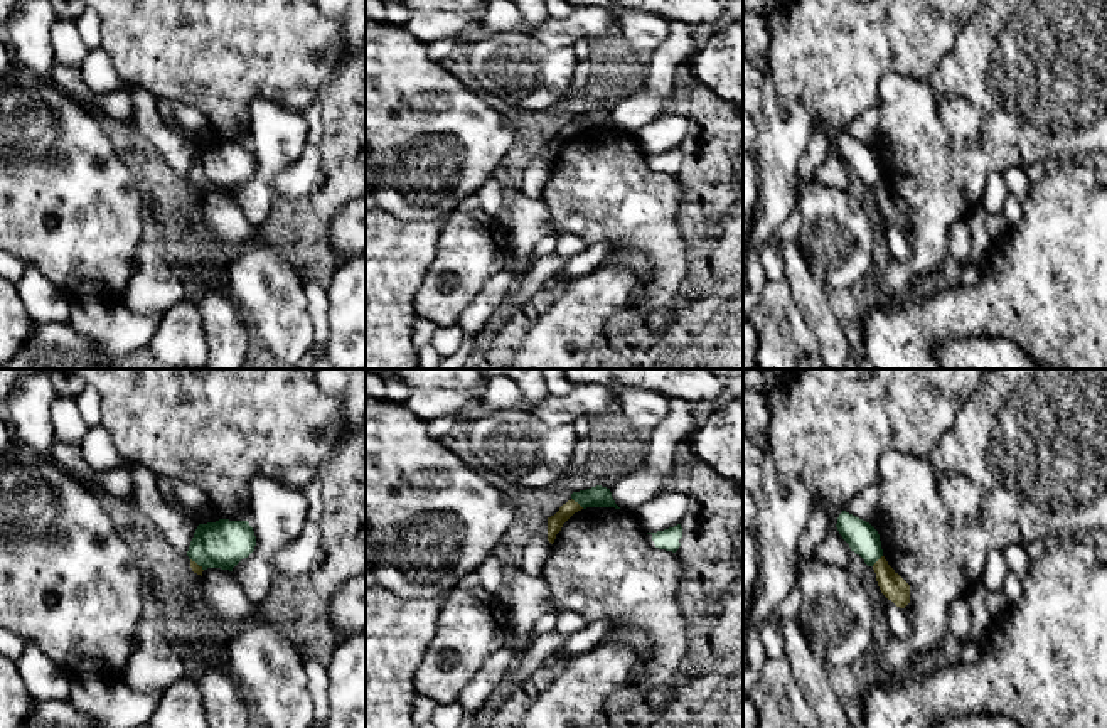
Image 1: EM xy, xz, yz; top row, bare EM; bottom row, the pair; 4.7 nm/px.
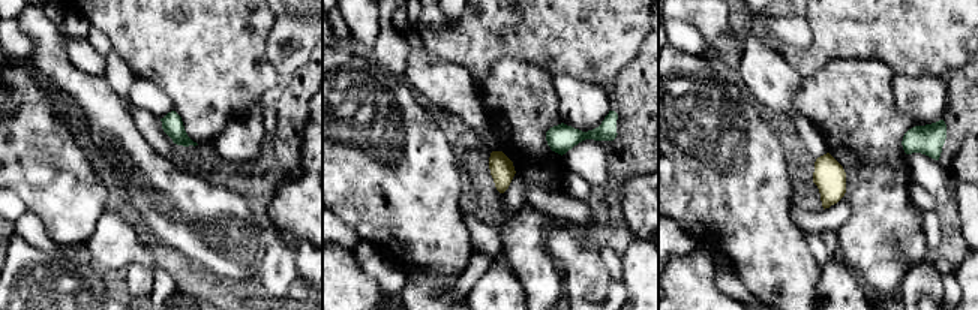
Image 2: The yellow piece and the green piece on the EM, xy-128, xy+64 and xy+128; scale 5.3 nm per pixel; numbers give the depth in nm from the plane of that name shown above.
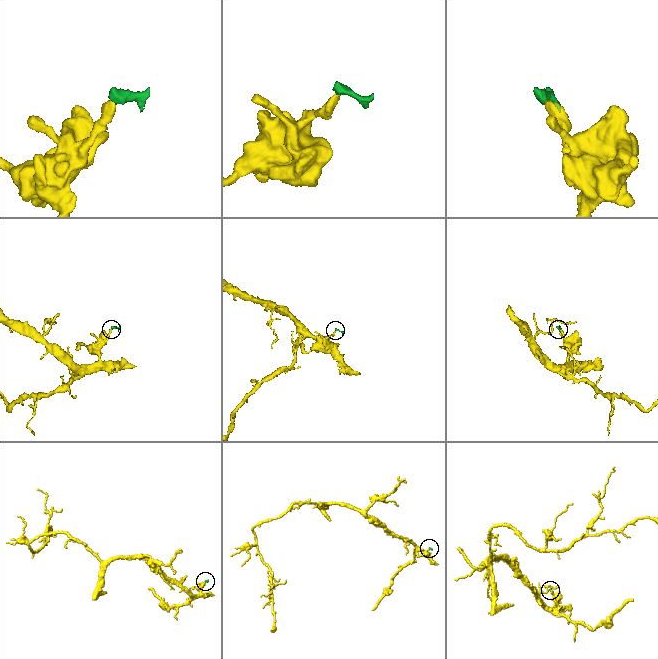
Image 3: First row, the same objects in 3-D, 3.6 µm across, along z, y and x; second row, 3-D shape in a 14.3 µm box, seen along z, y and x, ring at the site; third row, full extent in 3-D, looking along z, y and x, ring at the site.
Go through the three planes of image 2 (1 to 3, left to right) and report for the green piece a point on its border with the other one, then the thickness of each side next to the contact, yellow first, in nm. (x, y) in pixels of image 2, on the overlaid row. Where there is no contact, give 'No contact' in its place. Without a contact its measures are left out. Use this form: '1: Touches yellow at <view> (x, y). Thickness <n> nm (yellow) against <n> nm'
1: No contact
2: No contact
3: No contact

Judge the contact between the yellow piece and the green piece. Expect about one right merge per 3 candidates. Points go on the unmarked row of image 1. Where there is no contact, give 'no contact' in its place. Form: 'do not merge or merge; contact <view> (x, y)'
do not merge; contact xz (577, 125)

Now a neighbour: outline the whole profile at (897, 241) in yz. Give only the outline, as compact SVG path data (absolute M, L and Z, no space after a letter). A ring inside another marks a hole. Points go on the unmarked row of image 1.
M883 216L883 233L886 238L886 246L893 260L906 261L910 258L910 244L903 231L896 229Z

